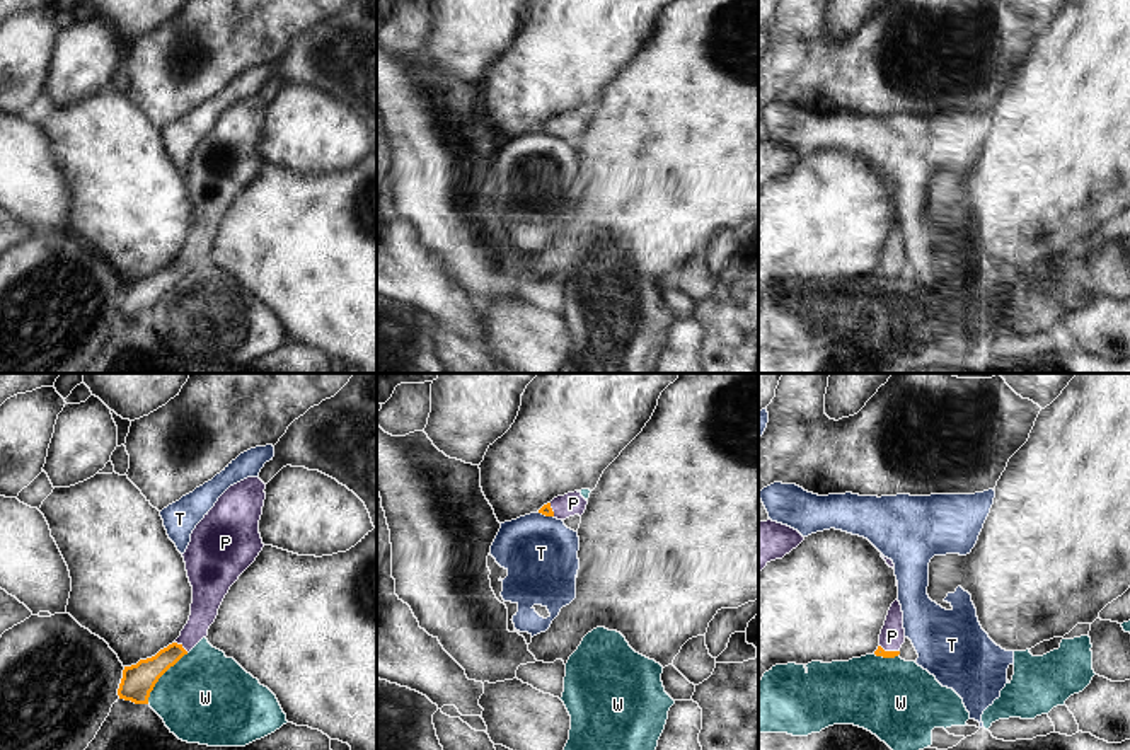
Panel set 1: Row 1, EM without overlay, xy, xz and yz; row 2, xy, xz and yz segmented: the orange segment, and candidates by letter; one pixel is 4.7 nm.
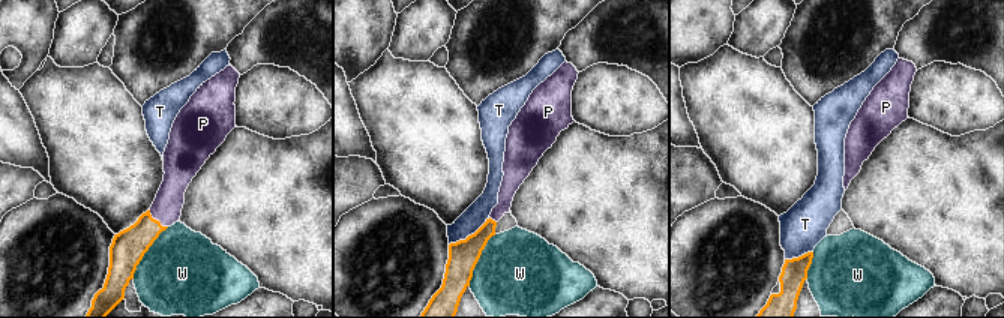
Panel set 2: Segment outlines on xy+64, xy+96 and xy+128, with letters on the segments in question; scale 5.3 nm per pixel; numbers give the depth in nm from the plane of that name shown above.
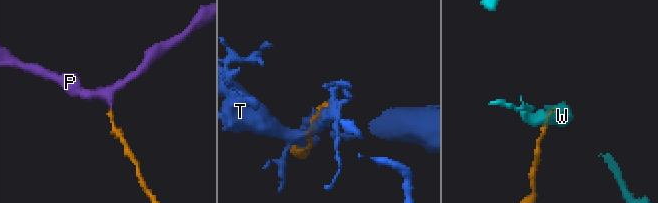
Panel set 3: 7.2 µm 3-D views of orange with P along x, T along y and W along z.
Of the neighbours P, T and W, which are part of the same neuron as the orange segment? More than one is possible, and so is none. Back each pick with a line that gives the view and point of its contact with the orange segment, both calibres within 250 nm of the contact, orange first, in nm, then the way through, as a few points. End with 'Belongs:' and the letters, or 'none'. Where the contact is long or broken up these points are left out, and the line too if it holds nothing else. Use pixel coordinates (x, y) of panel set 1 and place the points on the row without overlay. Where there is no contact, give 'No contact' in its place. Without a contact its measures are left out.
P: Touches orange at yz (890, 270). Thickness 50 nm (orange) against 120 nm. Path across: yz (880, 270), (890, 270), (892, 254)
Belongs: P

